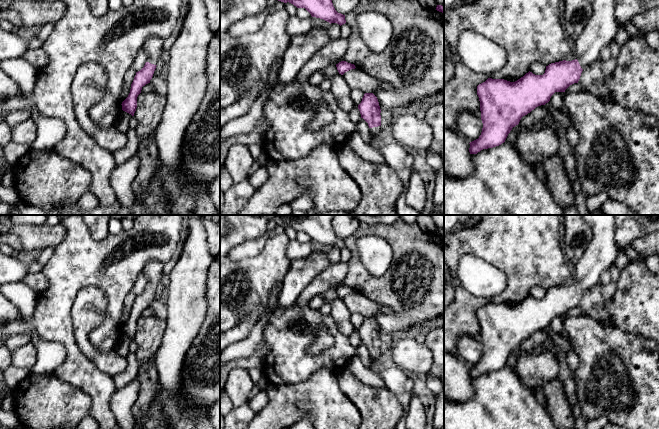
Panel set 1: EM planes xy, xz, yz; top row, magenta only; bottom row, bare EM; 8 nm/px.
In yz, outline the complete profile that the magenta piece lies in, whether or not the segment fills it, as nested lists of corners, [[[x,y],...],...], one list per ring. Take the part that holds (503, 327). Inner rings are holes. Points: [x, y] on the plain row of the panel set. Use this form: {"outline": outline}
{"outline": [[[582,215],[582,218],[591,228],[593,239],[583,256],[574,265],[577,277],[575,284],[551,287],[546,290],[543,299],[535,299],[529,295],[515,306],[488,302],[477,310],[483,352],[479,362],[469,367],[470,378],[477,378],[483,373],[504,367],[512,352],[519,348],[523,340],[536,331],[548,327],[555,316],[565,316],[570,309],[578,307],[583,293],[600,284],[601,274],[611,267],[618,253],[614,236],[615,216]]]}

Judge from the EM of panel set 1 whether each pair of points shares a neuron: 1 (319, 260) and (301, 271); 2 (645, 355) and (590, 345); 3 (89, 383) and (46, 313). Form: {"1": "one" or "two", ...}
{"1": "one", "2": "one", "3": "one"}

